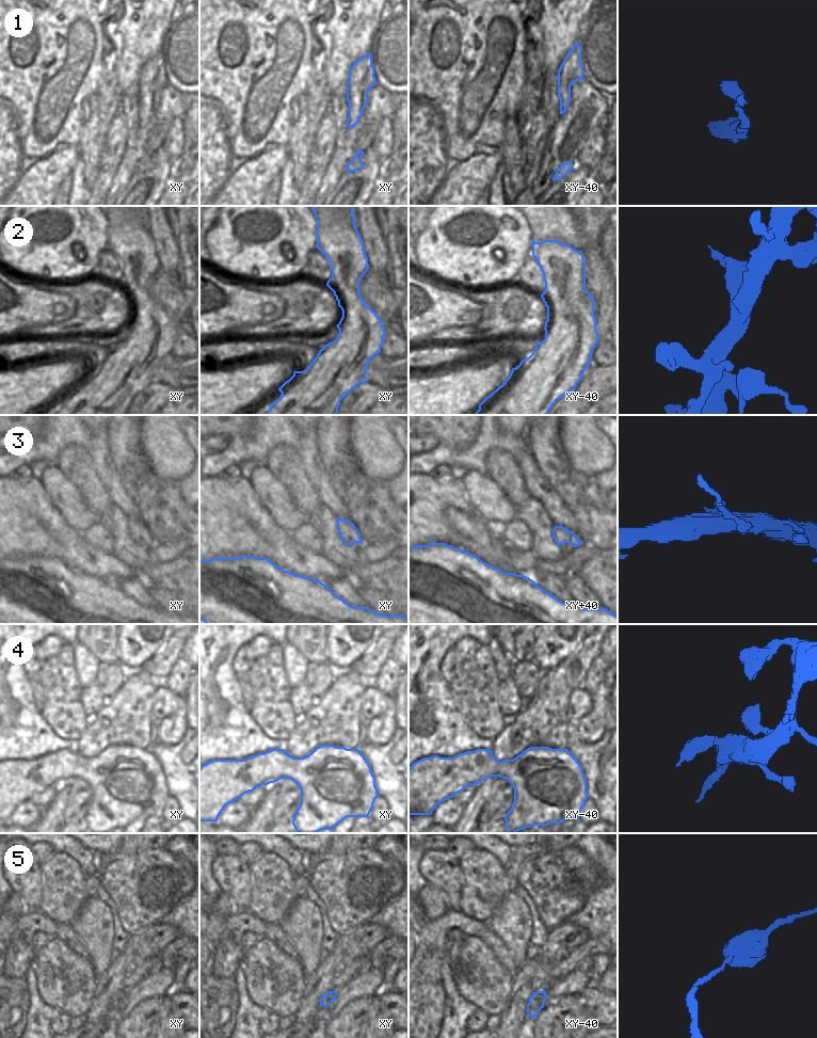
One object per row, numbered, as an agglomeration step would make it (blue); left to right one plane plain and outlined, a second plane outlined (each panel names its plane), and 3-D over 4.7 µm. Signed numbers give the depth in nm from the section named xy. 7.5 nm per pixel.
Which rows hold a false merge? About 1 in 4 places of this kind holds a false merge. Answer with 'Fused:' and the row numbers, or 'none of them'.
Fused: 1, 3

